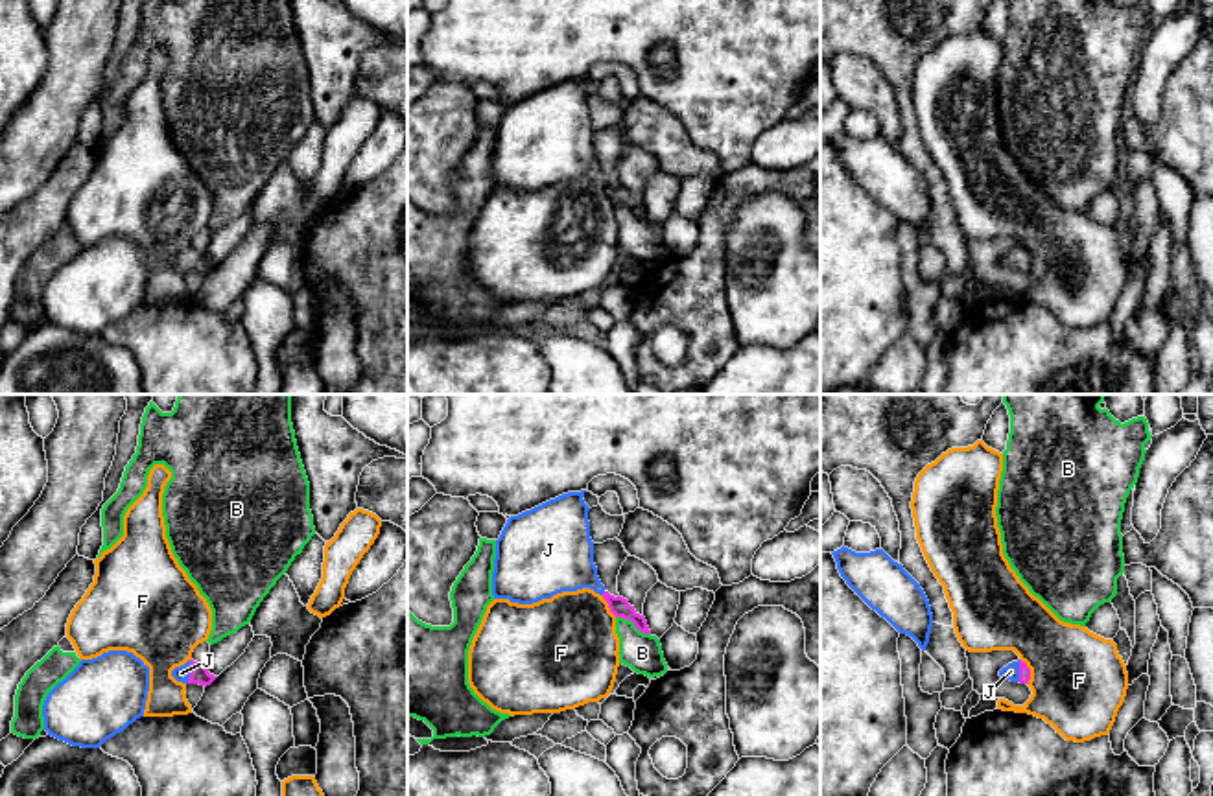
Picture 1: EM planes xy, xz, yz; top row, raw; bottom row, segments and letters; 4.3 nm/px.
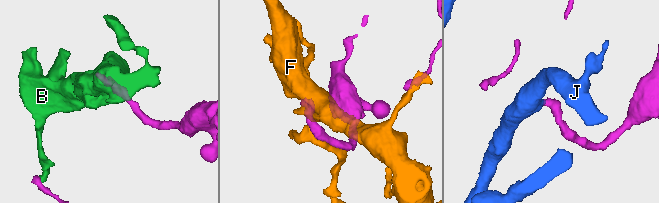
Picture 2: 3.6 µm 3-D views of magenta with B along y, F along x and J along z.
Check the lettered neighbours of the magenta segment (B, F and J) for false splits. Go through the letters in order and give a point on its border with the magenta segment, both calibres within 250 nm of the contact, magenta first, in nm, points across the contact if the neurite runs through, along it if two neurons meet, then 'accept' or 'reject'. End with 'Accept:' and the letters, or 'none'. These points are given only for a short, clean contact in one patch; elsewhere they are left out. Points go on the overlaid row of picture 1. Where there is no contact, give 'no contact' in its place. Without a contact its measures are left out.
B: contact xz (633, 621); calibres 90 and 170 nm; border xz (616, 616), (627, 618), (649, 634); reject
F: contact yz (1029, 671); calibres 50 and 420 nm; reject
J: contact xy (190, 671); calibres 80 and 70 nm; way xy (200, 675), (190, 671), (181, 673); accept
Accept: J

